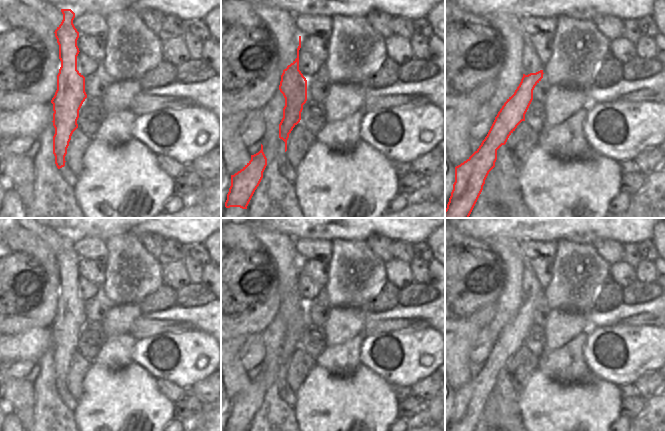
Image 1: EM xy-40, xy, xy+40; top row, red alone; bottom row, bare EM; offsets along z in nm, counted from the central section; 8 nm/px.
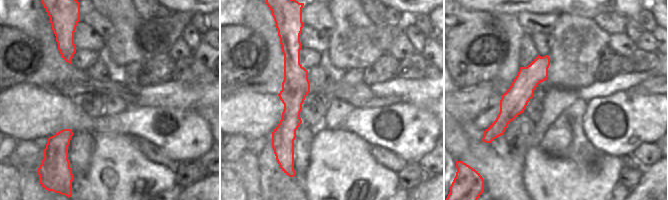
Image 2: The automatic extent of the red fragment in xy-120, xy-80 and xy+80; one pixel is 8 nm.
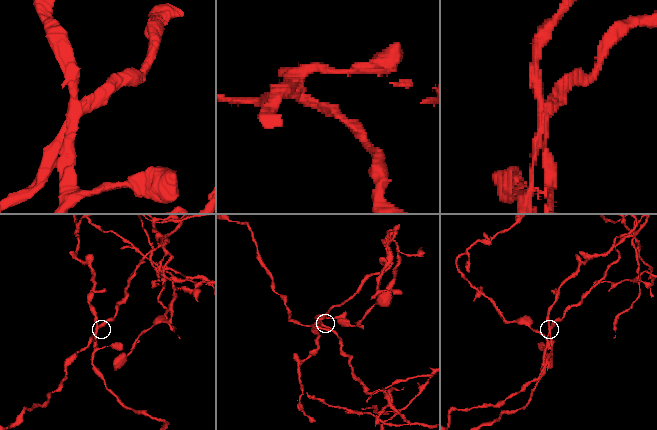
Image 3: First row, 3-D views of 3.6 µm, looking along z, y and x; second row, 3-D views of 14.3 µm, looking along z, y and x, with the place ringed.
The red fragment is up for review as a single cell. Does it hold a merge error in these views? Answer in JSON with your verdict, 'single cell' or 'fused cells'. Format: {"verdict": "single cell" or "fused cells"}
{"verdict": "fused cells"}

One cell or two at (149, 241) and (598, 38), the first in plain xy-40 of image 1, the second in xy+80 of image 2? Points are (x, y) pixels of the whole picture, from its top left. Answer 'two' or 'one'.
two

